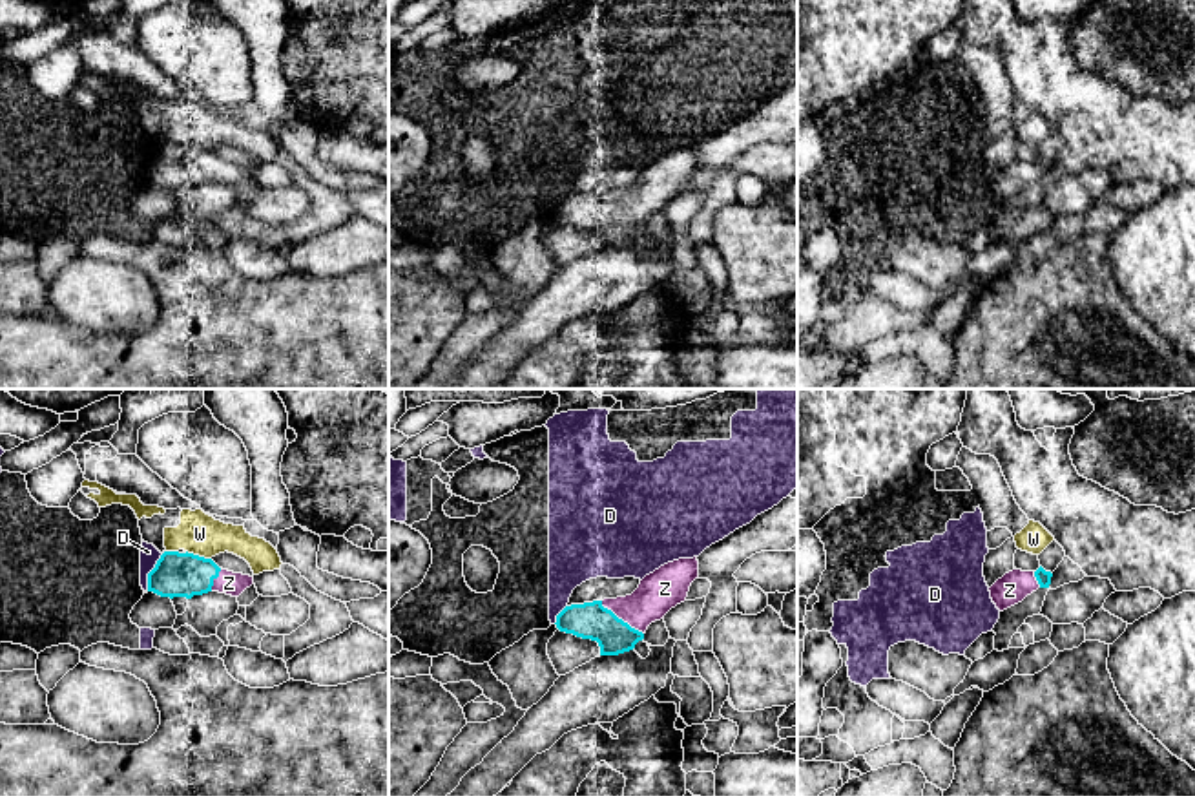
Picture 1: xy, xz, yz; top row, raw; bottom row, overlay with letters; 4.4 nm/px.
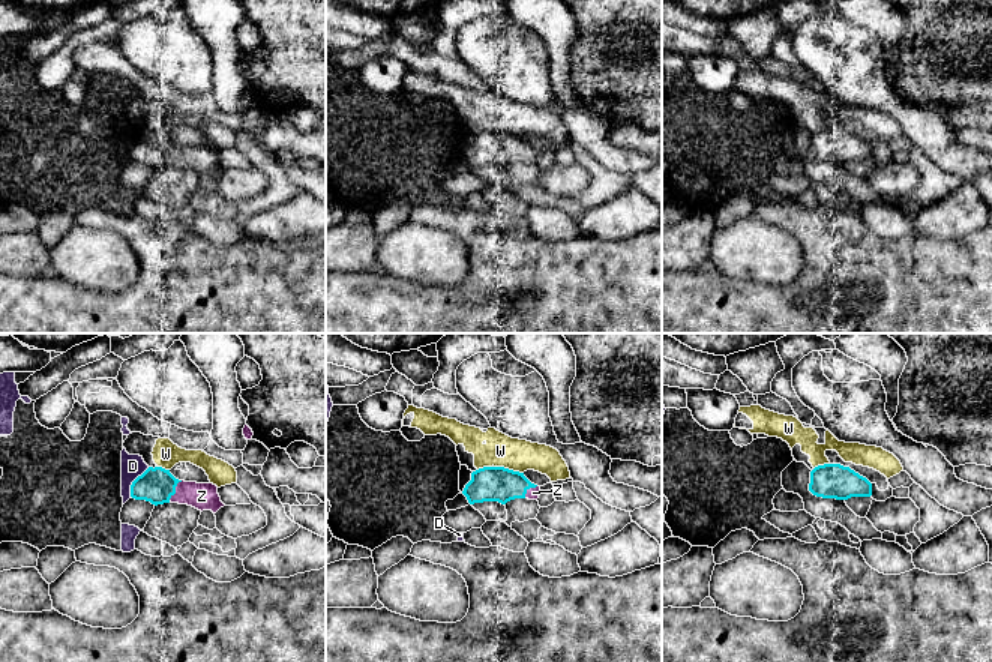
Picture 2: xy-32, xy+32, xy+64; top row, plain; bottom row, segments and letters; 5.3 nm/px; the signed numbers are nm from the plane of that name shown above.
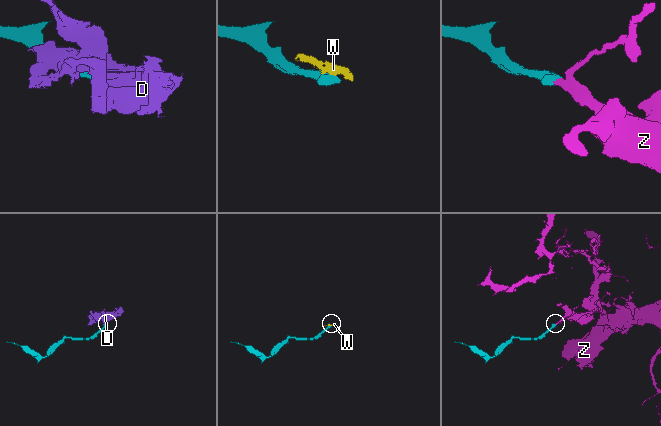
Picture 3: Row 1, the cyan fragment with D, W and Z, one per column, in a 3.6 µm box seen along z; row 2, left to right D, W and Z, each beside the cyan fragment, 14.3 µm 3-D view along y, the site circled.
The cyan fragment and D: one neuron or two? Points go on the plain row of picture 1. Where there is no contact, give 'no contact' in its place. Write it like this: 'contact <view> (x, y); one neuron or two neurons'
contact xy (150, 163); two neurons

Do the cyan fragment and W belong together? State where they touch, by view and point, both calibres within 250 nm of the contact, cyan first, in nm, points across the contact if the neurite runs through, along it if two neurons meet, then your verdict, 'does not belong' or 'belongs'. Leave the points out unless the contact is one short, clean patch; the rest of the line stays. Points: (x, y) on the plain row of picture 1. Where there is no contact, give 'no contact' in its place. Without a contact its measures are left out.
meets cyan in xy at (197, 146); 190 nm thick on the cyan side, 190 nm on the other; does not belong

